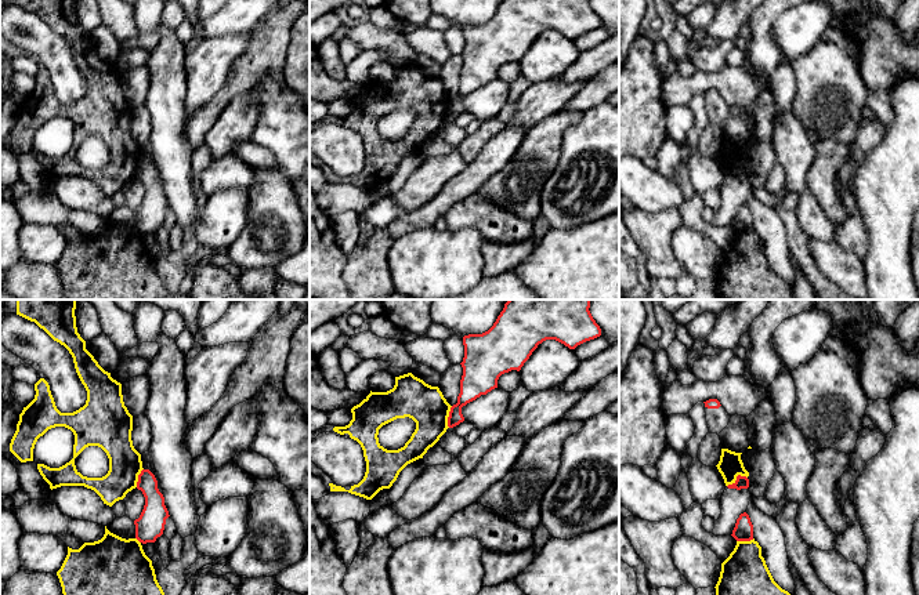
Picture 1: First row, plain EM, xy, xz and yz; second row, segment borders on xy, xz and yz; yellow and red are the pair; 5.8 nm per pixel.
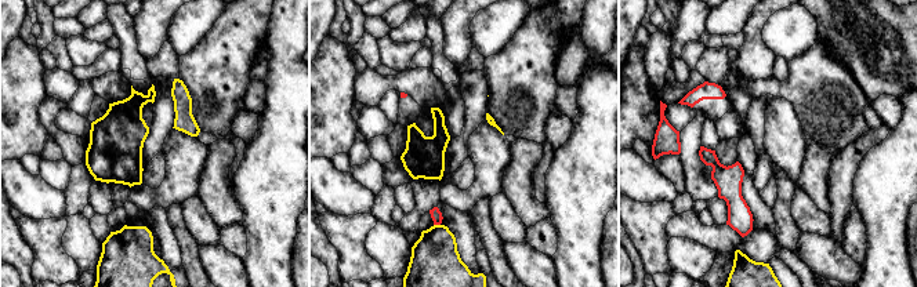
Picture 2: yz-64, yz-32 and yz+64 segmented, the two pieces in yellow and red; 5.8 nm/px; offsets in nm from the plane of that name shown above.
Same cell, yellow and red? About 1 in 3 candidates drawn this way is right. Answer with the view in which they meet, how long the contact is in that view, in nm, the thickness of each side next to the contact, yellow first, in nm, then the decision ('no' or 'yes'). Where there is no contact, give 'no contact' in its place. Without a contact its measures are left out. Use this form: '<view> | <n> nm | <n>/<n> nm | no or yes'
yz | 130 nm | 140/80 nm | no

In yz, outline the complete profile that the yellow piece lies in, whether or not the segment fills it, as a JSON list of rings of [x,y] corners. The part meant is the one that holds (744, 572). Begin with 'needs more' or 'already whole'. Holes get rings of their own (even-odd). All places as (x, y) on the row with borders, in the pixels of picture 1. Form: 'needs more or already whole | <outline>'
already whole | [[[755,538],[737,541],[714,588],[716,595],[790,595],[774,581]]]

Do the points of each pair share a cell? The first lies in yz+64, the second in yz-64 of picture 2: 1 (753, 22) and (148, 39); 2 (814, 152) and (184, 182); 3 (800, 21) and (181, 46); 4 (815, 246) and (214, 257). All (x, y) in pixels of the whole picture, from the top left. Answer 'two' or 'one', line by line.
1: one
2: two
3: one
4: one

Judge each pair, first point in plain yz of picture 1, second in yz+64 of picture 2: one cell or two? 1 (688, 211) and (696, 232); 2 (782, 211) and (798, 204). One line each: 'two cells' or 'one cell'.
1: one cell
2: two cells

